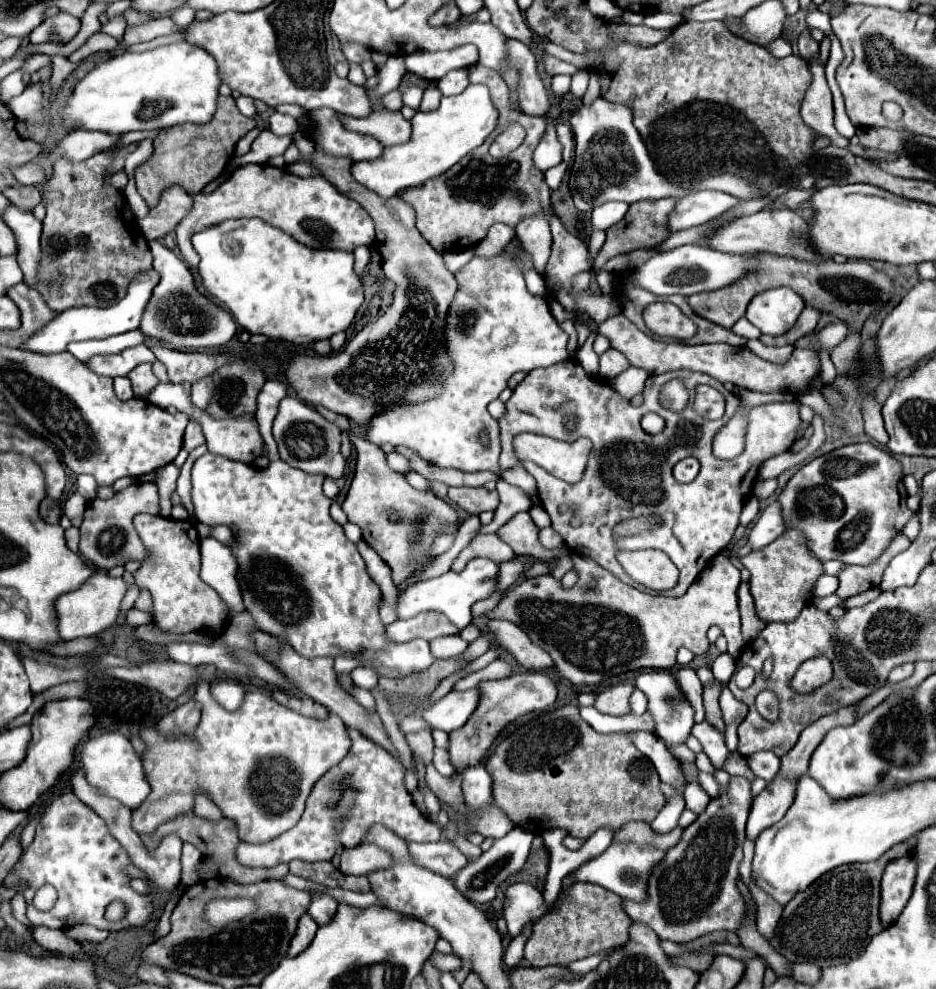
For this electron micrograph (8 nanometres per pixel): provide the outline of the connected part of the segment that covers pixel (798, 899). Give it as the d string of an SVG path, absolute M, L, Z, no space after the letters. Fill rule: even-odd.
M896 844L882 858L870 864L846 864L838 866L804 892L798 892L782 912L782 922L778 924L770 946L786 956L788 962L810 962L820 968L836 966L854 960L862 954L870 938L884 930L878 914L880 906L880 878L888 862L908 856L908 844Z

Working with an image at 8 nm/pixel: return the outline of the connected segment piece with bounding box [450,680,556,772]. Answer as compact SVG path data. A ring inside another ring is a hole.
M494 680L494 682L482 682L480 690L484 694L482 694L480 706L476 708L472 718L460 730L450 732L450 760L458 772L480 764L480 760L484 760L484 756L490 750L498 732L508 722L516 720L514 716L522 716L522 714L528 714L534 710L546 710L550 704L556 702L556 686L552 680L540 682L540 686L514 686L514 682Z

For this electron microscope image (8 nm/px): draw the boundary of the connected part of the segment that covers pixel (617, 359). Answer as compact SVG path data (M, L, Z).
M606 350L602 356L600 356L600 376L604 378L614 378L618 376L620 372L624 372L626 368L630 368L630 362L628 358L618 352L618 350Z

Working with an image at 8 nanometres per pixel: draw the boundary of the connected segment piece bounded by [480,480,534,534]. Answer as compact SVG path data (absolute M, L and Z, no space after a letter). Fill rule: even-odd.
M498 480L498 492L500 492L500 506L494 512L494 520L488 526L482 526L482 534L486 532L496 532L498 528L504 526L504 522L508 522L514 514L522 512L522 510L530 510L534 504L528 498L526 492L518 490L516 486L510 486L502 480Z

